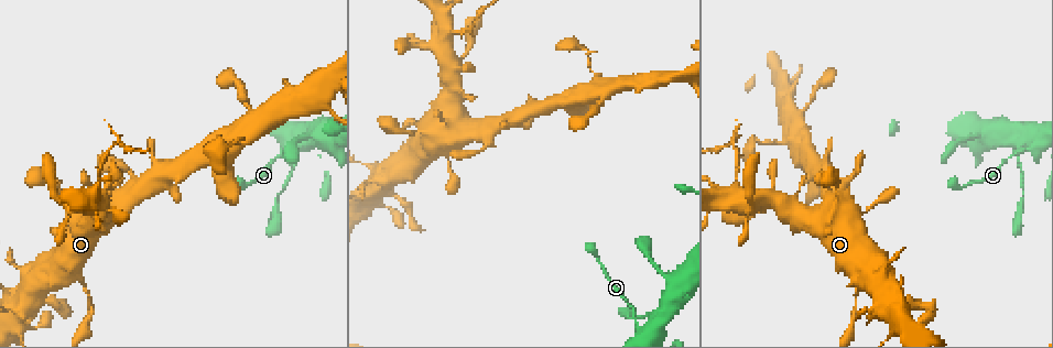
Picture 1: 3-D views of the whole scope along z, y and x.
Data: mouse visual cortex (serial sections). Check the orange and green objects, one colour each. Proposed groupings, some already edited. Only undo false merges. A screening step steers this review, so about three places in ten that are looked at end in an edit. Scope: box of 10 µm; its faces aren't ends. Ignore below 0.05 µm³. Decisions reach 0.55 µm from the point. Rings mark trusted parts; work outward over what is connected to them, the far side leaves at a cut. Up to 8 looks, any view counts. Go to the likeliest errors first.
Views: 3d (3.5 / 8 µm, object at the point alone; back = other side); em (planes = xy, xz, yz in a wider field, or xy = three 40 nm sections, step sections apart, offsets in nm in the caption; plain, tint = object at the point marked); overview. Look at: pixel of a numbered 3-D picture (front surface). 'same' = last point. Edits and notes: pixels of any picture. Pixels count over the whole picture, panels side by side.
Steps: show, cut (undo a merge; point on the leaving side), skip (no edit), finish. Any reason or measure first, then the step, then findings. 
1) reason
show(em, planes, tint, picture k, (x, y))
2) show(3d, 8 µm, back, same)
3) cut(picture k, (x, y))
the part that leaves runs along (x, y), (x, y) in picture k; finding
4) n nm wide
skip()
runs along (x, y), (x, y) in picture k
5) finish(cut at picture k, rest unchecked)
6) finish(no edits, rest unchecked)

abrupt turn
show(3d, 3.5 µm, picture 1, (650, 314))

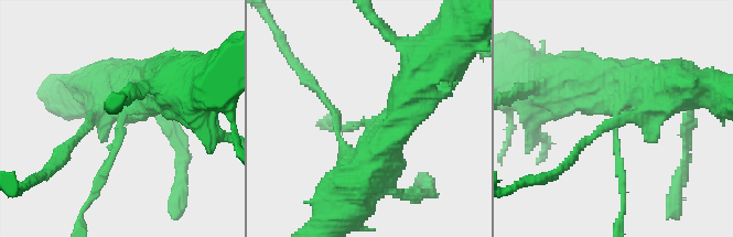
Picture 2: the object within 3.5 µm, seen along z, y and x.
arms of 150, 600 nm; shape alone is not enough
show(em, xy, step 1, tint, picture 2, (122, 124))

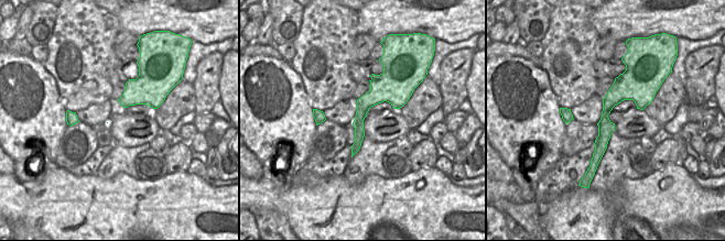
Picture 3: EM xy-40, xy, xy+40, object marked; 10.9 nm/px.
skip()
runs along (647, 89), (607, 106), (593, 162) in picture 3; all the same cell

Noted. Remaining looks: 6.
sharp bend
show(3d, 3.5 µm, picture 1, (817, 216))

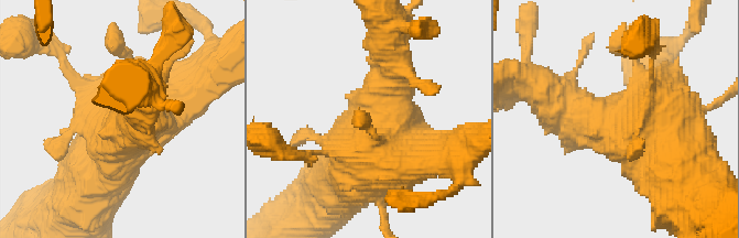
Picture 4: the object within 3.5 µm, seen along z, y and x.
show(em, xy, step 3, tint, picture 4, (385, 121))

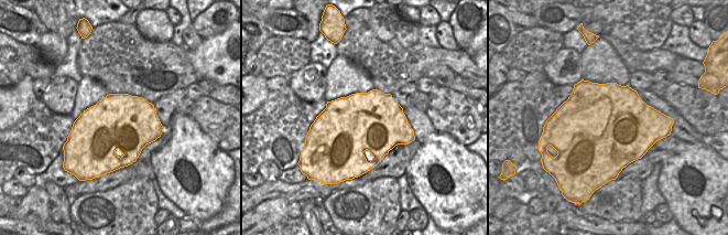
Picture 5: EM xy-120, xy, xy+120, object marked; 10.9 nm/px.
skip()
runs along (106, 171), (137, 112), (204, 79) in picture 4; one cell here

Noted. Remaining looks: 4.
three arms meet
show(3d, 3.5 µm, picture 1, (780, 86))

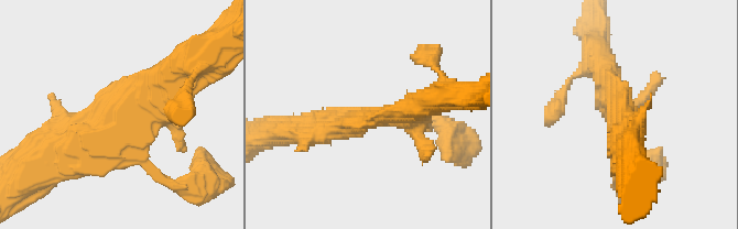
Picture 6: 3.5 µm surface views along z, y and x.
3 arms; arms of 250, 350, 400 nm
show(em, xy, step 1, tint, picture 6, (617, 116))

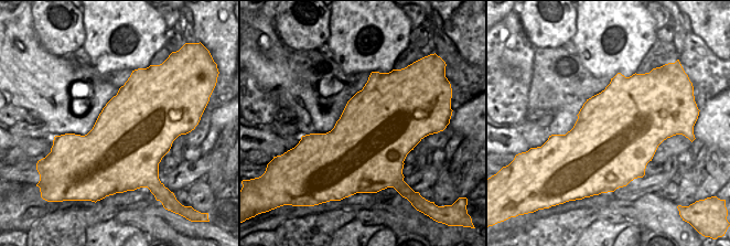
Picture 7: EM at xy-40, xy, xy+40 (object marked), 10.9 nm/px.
skip()
runs along (66, 148), (177, 60) in picture 6; one cell here

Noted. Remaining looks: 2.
finish(no edits, rest unchecked)

